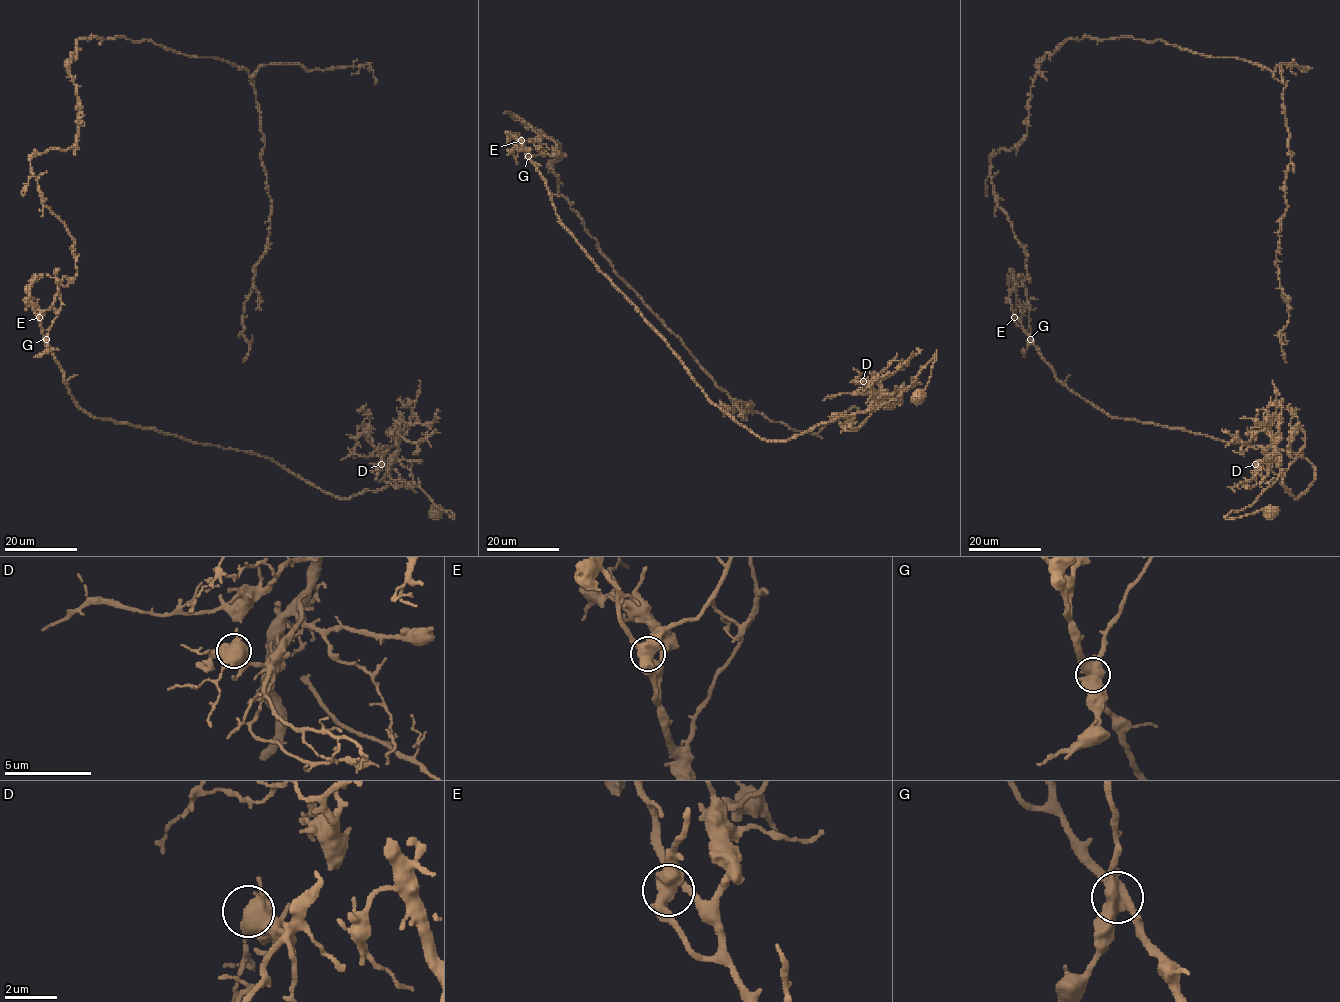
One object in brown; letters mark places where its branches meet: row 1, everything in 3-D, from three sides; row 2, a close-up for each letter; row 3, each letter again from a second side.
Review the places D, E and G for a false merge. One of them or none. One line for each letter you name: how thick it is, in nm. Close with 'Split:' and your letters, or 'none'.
G: calibre 600 nm
Split: G

